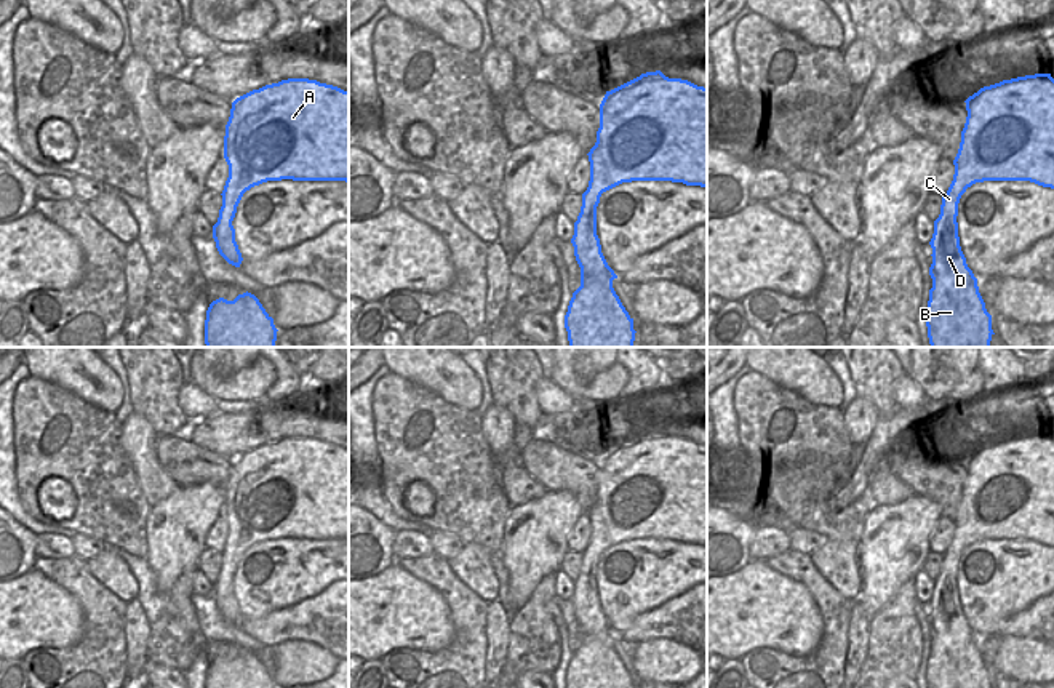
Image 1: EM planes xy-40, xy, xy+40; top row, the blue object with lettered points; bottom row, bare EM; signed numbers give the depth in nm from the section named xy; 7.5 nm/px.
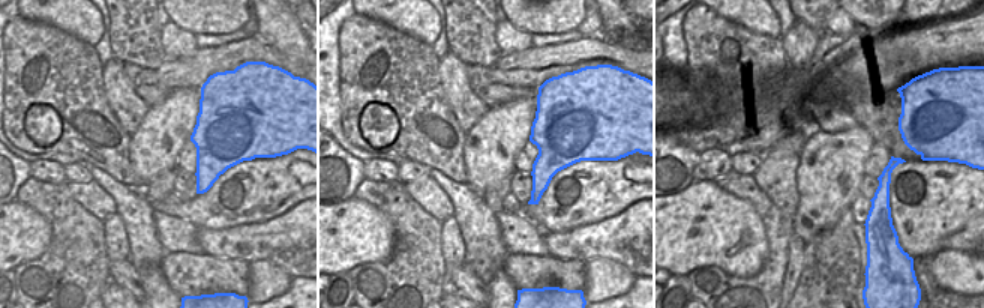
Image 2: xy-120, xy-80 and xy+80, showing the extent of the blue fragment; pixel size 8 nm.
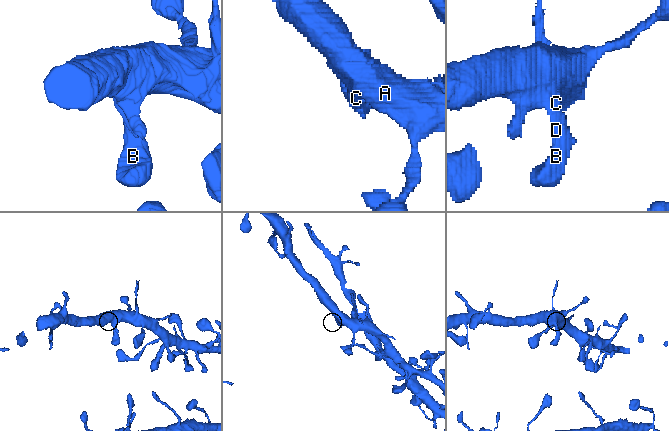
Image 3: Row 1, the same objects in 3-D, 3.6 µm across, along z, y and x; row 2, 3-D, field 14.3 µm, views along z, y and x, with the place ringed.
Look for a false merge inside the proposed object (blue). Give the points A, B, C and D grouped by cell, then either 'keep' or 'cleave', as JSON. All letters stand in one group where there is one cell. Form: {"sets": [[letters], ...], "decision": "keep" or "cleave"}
{"sets": [["A", "B", "C", "D"]], "decision": "keep"}

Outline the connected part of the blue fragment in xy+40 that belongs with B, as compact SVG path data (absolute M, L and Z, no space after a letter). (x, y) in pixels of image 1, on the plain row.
M1035 432L984 445L966 459L966 482L953 518L953 539L942 555L929 600L932 646L926 667L928 688L992 688L992 674L979 651L977 637L966 622L958 595L958 562L976 541L1030 539L1054 547L1054 437Z

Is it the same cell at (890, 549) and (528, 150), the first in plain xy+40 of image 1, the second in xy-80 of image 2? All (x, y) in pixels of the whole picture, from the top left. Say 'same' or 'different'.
different

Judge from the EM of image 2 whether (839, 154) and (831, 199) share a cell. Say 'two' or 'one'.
one

